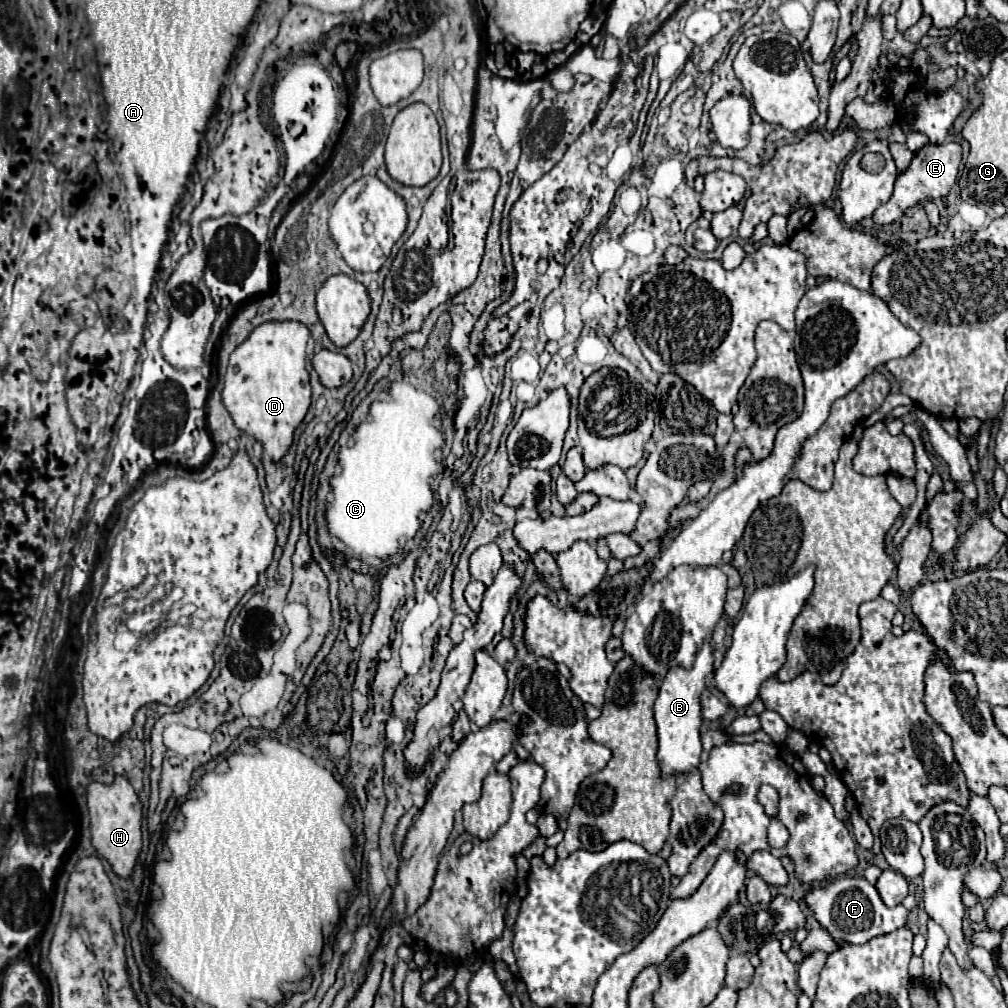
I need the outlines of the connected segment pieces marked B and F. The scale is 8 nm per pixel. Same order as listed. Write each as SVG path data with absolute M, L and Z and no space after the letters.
M710 640L704 642L700 652L696 654L696 662L690 670L682 666L674 666L662 680L658 700L654 704L654 716L658 726L658 762L664 774L680 774L696 770L700 764L700 724L702 724L702 704L700 694L706 688L706 676L714 672L714 644Z
M838 876L826 886L812 886L806 892L804 902L832 938L842 938L848 944L866 944L876 936L884 936L906 926L908 920L908 910L902 904L888 908L880 900L876 886L862 876Z

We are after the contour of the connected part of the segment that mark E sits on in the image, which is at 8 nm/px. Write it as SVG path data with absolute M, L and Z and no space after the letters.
M948 142L948 144L928 144L924 146L916 158L912 160L912 164L908 166L908 170L904 174L900 174L896 178L896 186L894 186L894 194L892 198L882 204L876 212L874 212L874 222L876 224L890 224L894 220L898 220L906 208L922 202L922 200L938 200L938 198L944 198L950 188L954 186L956 182L956 176L958 176L958 166L960 166L960 160L962 160L962 150L958 144L954 142Z

